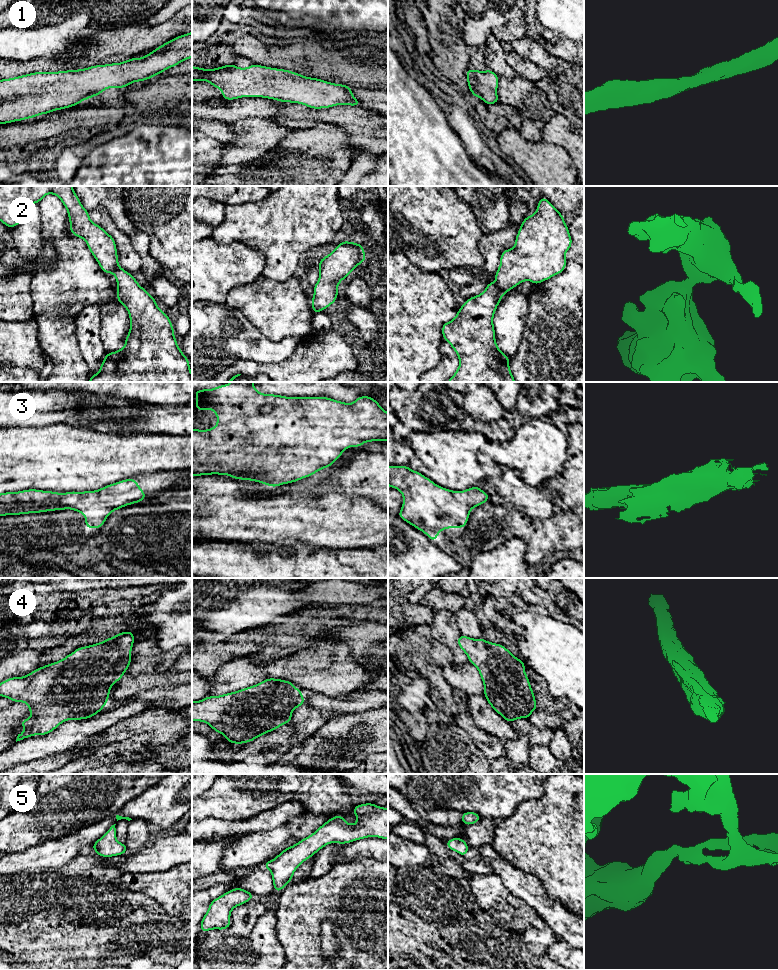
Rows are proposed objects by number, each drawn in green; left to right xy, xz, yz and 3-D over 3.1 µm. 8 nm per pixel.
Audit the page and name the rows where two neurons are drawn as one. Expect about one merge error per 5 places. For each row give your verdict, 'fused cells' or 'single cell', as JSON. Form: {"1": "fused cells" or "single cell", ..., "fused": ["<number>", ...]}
{"1": "single cell", "2": "single cell", "3": "single cell", "4": "single cell", "5": "single cell", "fused": []}

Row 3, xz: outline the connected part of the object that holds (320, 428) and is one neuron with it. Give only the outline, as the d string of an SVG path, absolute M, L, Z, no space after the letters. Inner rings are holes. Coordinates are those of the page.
M230 382L227 385L219 385L213 389L197 390L193 391L193 393L197 396L195 400L197 411L212 409L217 415L217 425L206 430L192 428L192 476L230 475L231 479L250 480L270 487L277 487L310 477L317 471L334 465L334 461L343 455L345 449L349 449L352 445L360 448L366 442L388 441L388 413L370 396L359 396L350 404L328 397L285 397L260 393L254 388L254 382Z

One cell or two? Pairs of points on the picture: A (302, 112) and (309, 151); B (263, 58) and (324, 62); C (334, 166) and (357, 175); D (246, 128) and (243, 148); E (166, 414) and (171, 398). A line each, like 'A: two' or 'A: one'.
A: two
B: one
C: two
D: one
E: two

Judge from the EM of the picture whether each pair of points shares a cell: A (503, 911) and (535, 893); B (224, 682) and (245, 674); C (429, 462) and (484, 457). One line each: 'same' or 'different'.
A: different
B: same
C: different

